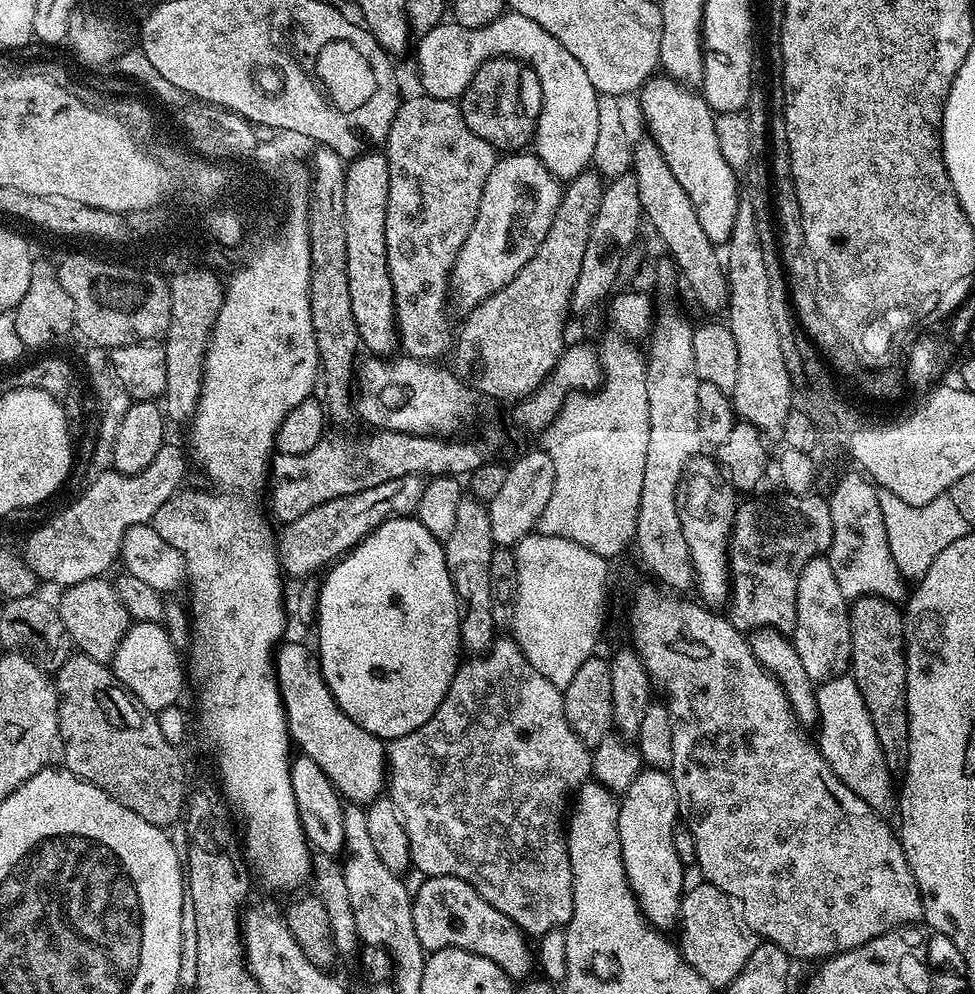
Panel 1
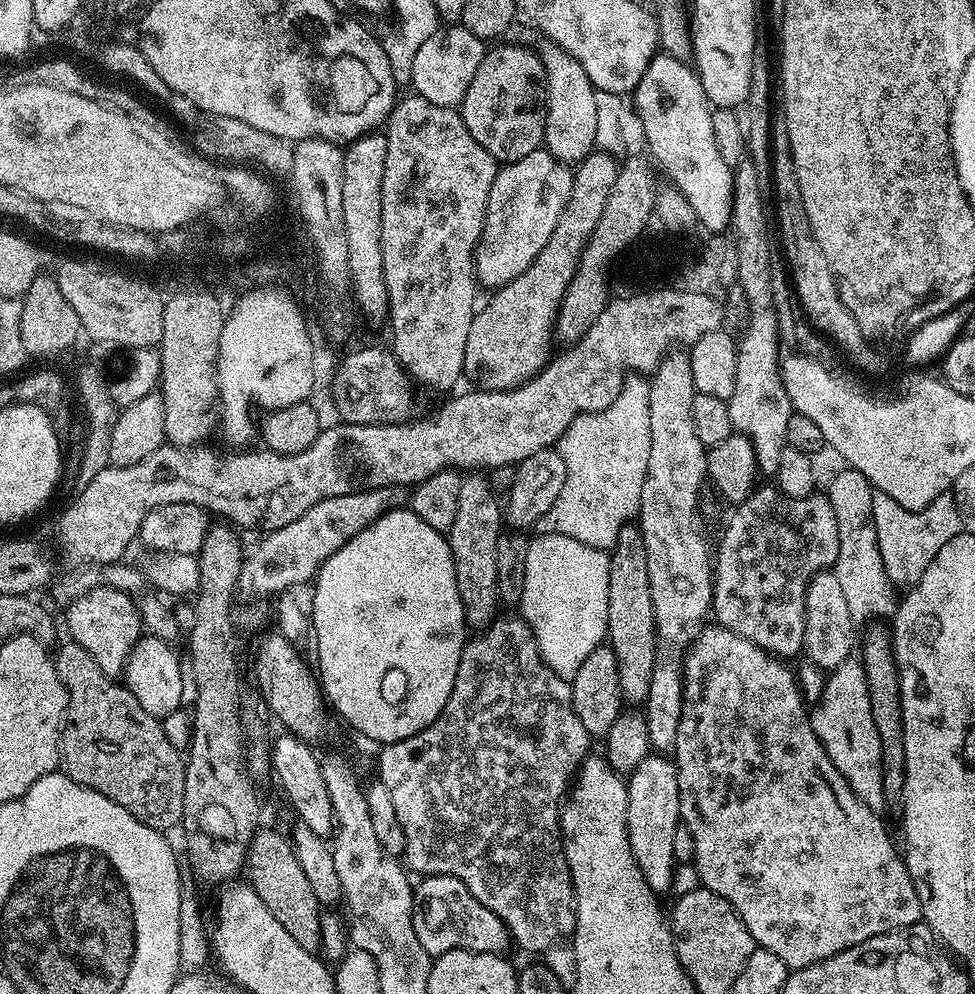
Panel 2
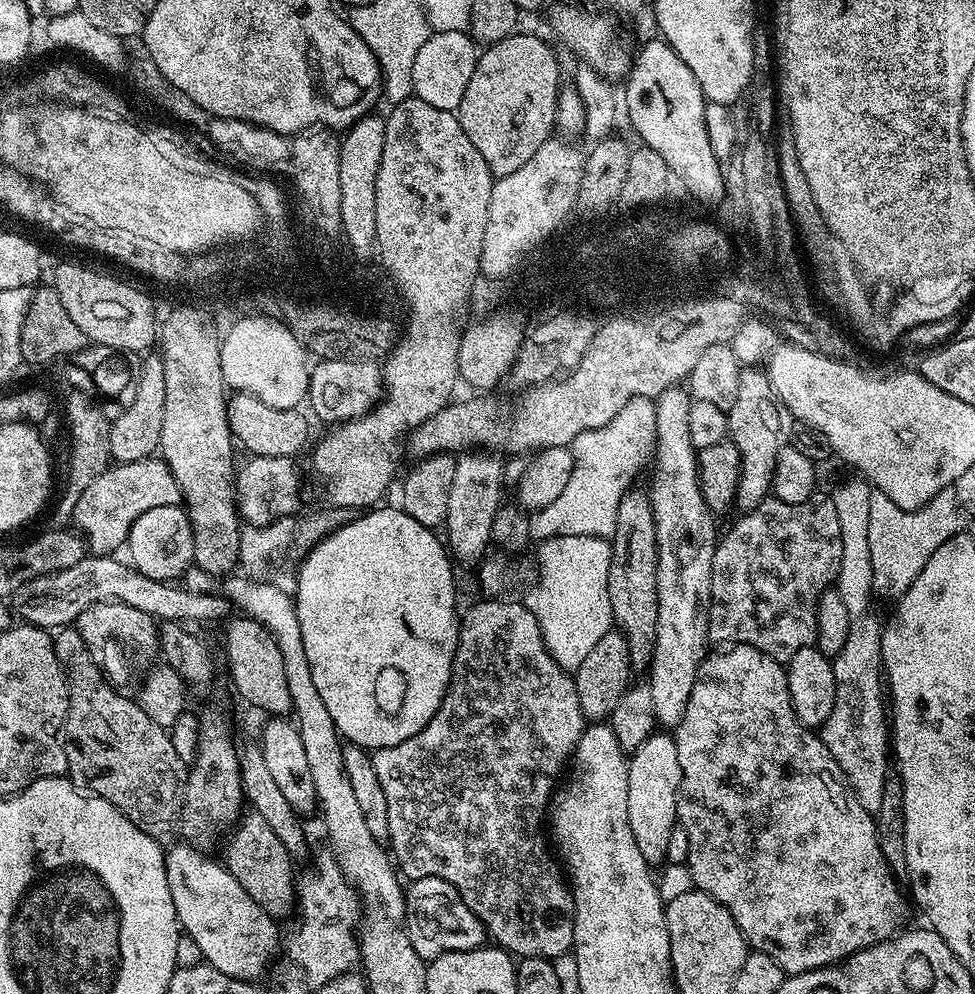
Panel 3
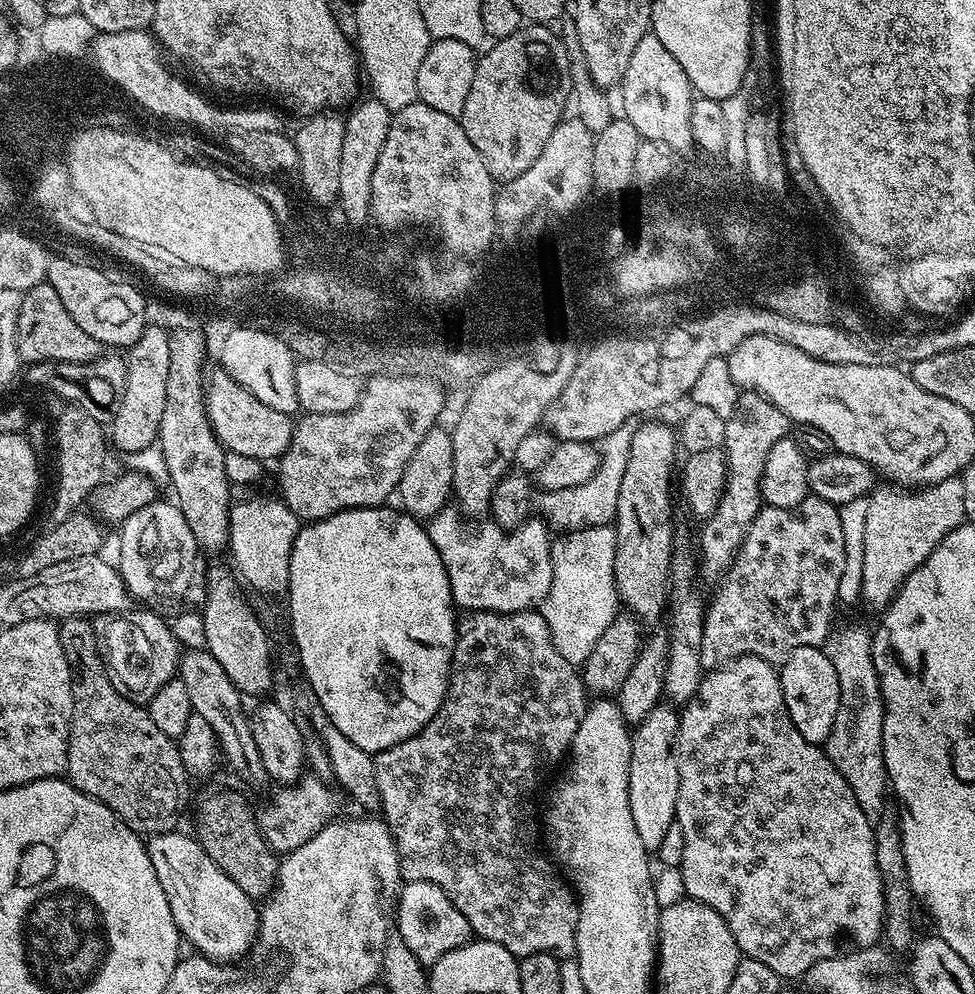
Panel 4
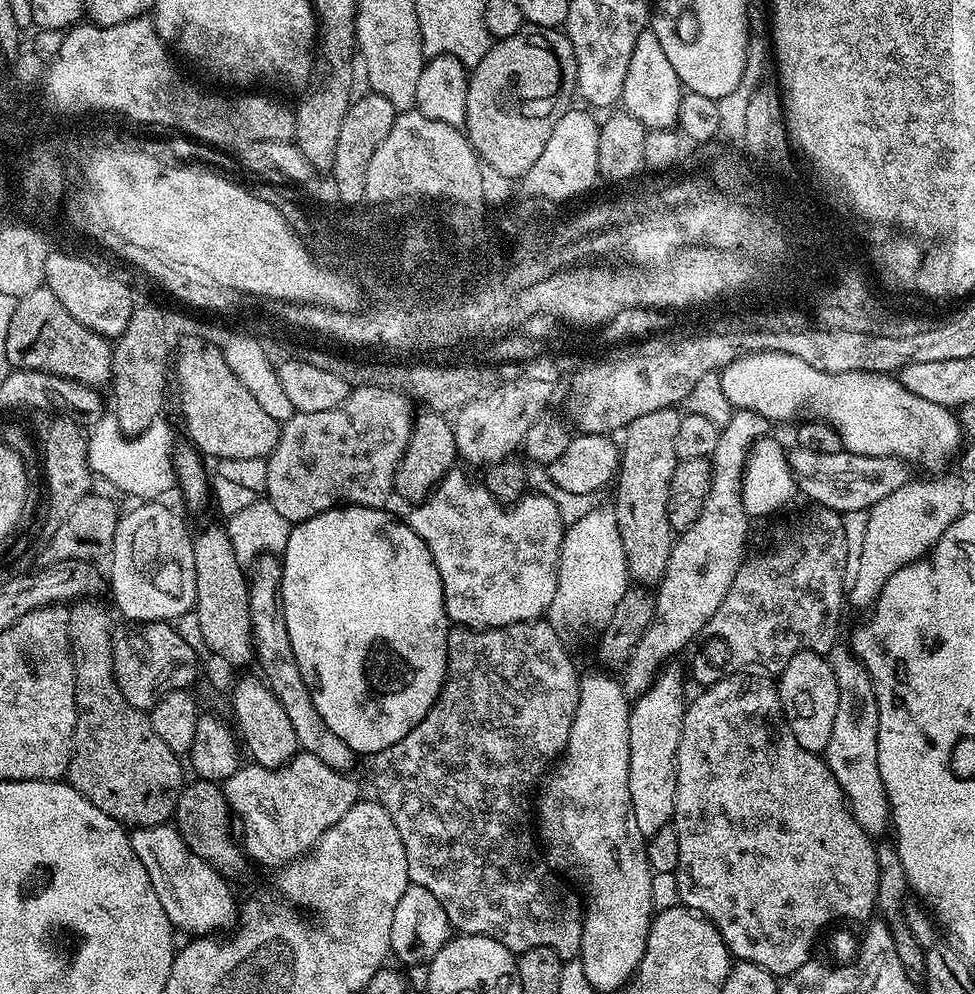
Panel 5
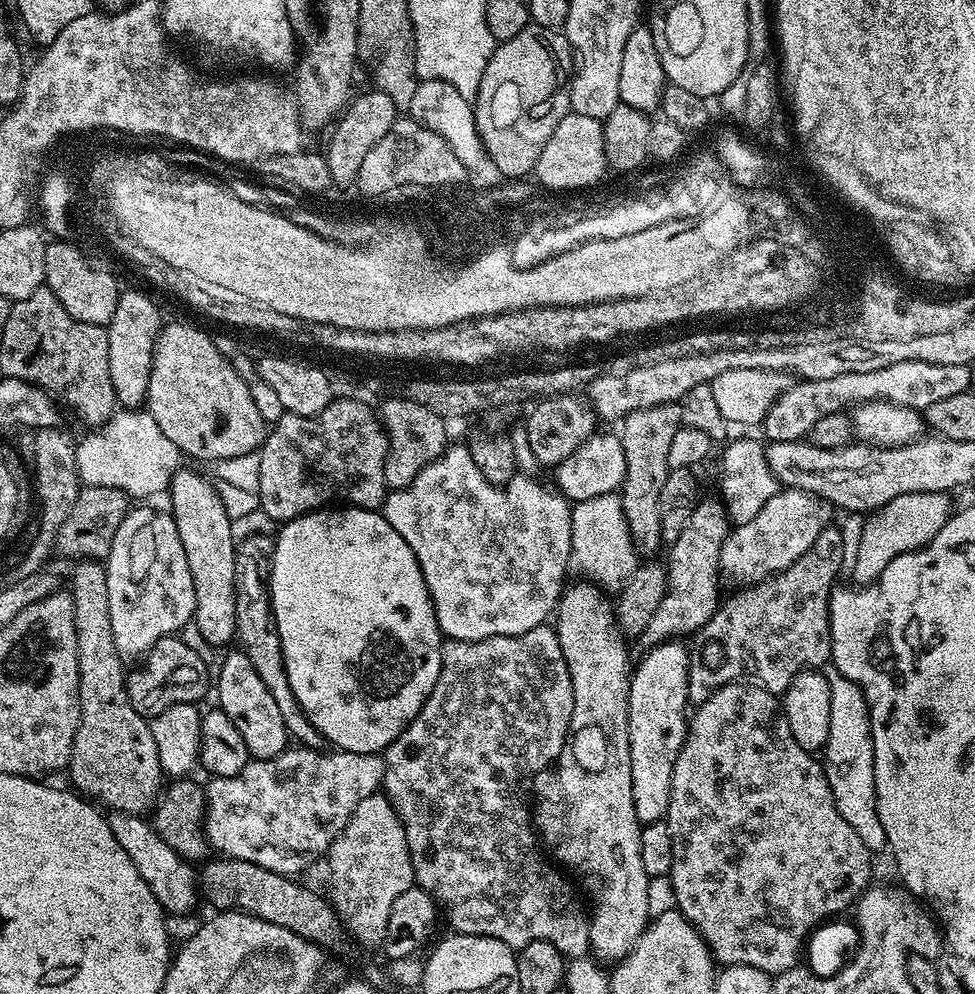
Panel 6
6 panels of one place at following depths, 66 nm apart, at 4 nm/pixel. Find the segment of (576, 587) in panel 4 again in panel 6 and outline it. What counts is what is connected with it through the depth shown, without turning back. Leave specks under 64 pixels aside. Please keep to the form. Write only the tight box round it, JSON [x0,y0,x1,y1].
[568,492,638,594]

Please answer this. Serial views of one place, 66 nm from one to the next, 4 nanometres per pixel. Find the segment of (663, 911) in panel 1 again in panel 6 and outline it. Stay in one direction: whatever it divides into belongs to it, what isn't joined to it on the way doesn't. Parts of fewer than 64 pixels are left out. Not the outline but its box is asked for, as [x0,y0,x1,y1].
[628,639,688,825]

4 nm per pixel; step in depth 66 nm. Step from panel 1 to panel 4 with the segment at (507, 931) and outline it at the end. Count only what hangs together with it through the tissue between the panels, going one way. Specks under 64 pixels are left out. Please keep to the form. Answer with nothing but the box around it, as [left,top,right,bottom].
[394,880,473,966]

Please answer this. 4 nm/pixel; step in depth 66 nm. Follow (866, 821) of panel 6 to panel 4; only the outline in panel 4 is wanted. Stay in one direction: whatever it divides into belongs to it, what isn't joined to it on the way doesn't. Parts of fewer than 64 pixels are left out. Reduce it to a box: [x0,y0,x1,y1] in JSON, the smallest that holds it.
[826,628,889,818]

